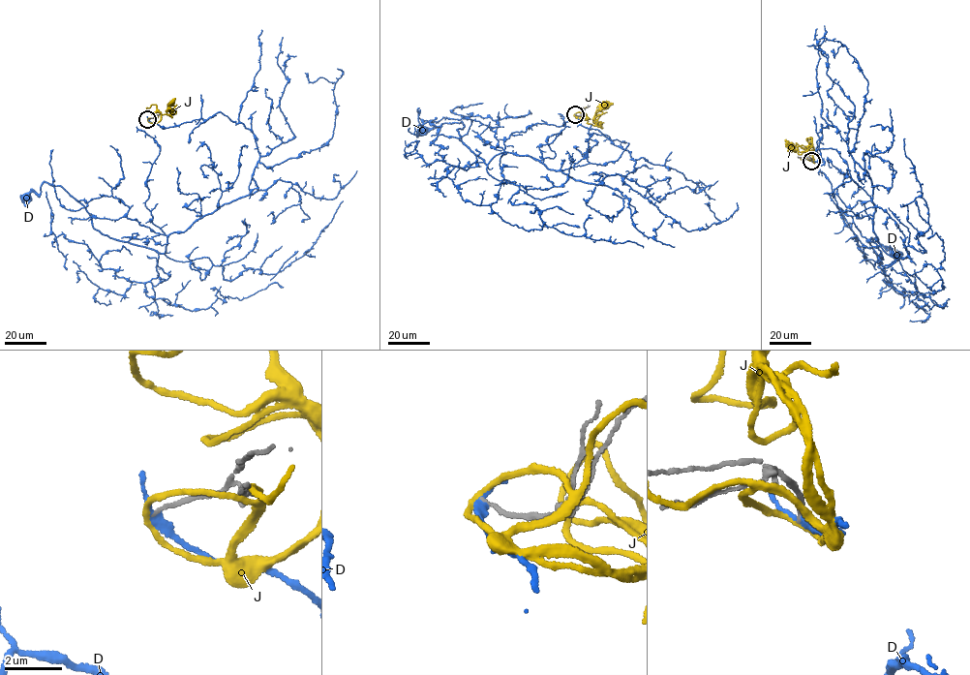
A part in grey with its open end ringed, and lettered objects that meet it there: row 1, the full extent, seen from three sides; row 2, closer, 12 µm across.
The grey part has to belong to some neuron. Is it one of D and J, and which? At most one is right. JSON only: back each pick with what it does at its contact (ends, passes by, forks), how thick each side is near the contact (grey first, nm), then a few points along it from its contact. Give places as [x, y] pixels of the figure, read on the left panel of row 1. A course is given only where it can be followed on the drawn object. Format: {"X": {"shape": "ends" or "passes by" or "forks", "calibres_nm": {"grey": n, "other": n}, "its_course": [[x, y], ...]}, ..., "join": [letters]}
{"join": []}

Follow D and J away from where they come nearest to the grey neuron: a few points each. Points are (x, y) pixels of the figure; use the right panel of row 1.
D: (811, 161), (821, 124), (834, 126), (871, 177), (880, 247), (899, 258), (882, 266), (869, 243), (894, 254)
J: (812, 161), (812, 146), (807, 149), (795, 146), (785, 139)

